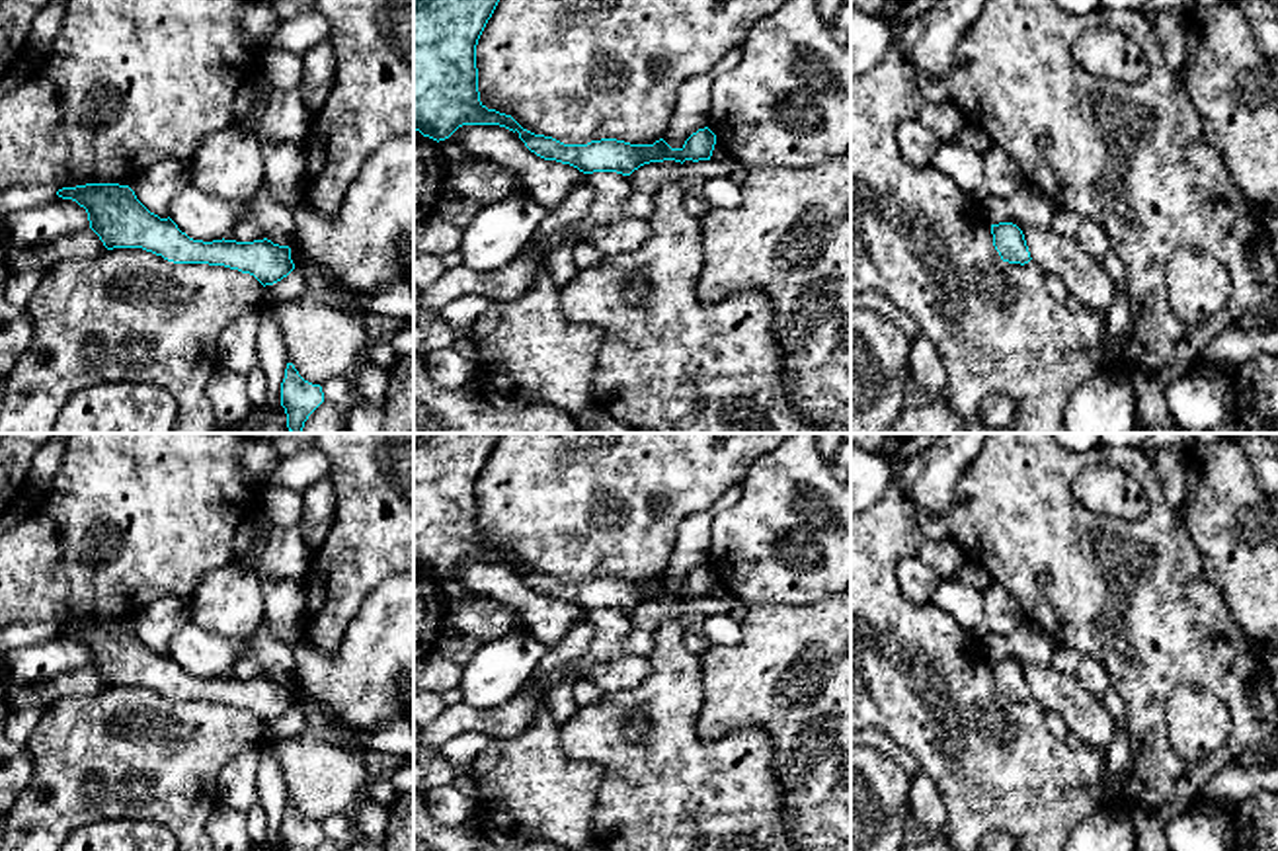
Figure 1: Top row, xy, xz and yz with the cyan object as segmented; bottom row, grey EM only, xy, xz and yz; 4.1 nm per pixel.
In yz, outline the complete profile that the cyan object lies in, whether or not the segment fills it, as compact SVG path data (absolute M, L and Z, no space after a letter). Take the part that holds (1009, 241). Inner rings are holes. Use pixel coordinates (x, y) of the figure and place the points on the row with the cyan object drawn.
M1013 223L991 224L991 234L993 246L1003 262L1024 265L1032 260L1024 234L1017 224Z

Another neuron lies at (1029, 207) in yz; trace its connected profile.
M1022 182L1013 197L989 195L981 205L989 224L1013 223L1020 230L1050 230L1056 213L1054 203L1028 182Z

